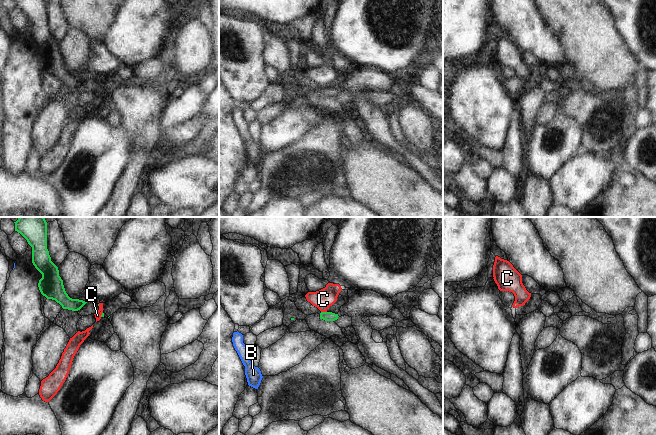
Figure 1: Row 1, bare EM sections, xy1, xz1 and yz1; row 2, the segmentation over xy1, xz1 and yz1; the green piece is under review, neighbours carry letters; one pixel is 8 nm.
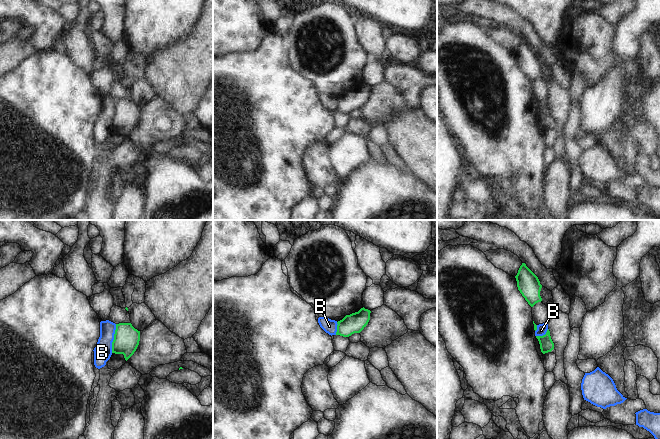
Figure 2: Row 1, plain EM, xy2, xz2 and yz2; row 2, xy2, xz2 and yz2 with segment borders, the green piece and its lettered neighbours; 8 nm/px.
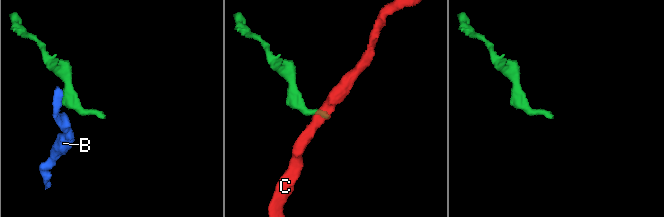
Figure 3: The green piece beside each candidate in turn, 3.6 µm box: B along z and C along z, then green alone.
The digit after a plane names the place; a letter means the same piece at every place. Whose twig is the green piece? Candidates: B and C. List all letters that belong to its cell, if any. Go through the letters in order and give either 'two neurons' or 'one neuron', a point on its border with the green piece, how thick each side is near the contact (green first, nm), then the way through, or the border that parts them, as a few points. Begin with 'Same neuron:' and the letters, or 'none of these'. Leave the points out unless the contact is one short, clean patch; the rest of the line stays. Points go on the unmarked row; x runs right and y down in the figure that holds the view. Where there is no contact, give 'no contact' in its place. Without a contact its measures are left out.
Same neuron: none of these
B: two neurons | xy2 (114, 114) | 200/140 nm | along xy2 (116, 100), (111, 128)
C: two neurons | xz1 (324, 88) | 80/160 nm | along xz1 (321, 87), (326, 88)

